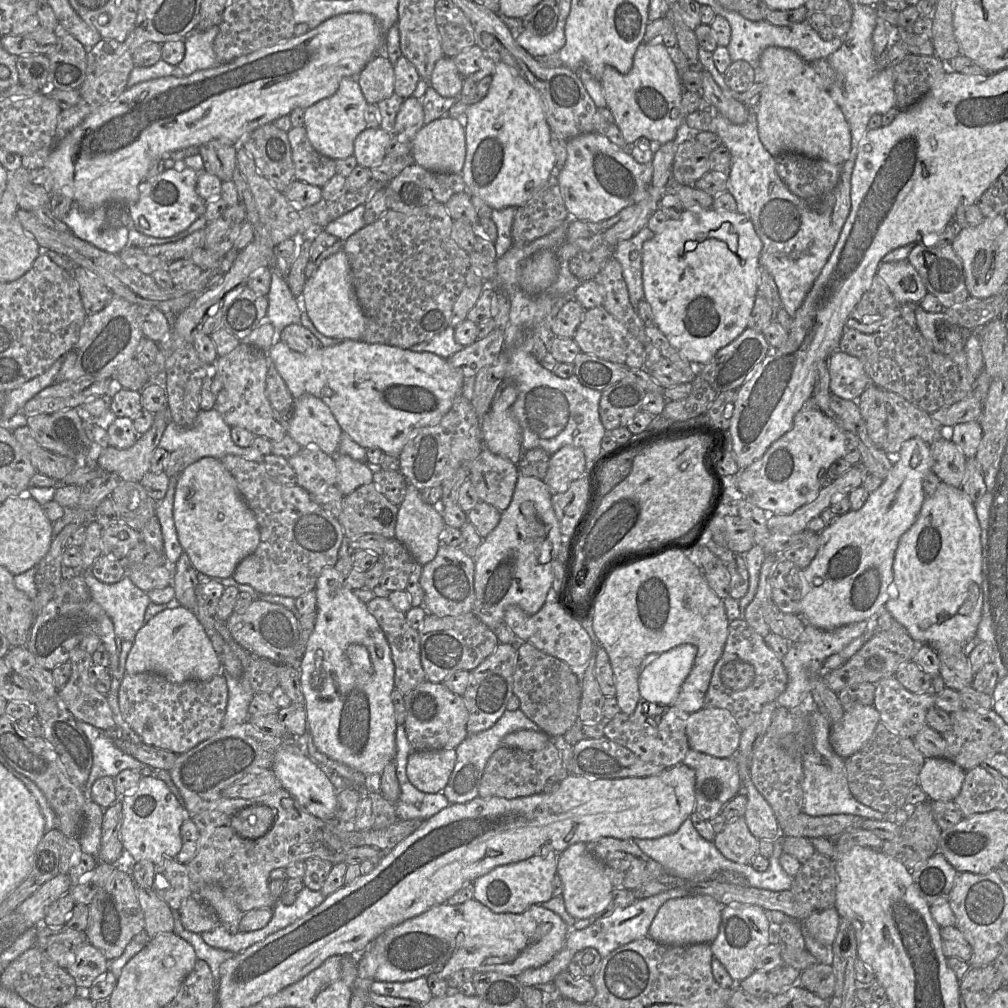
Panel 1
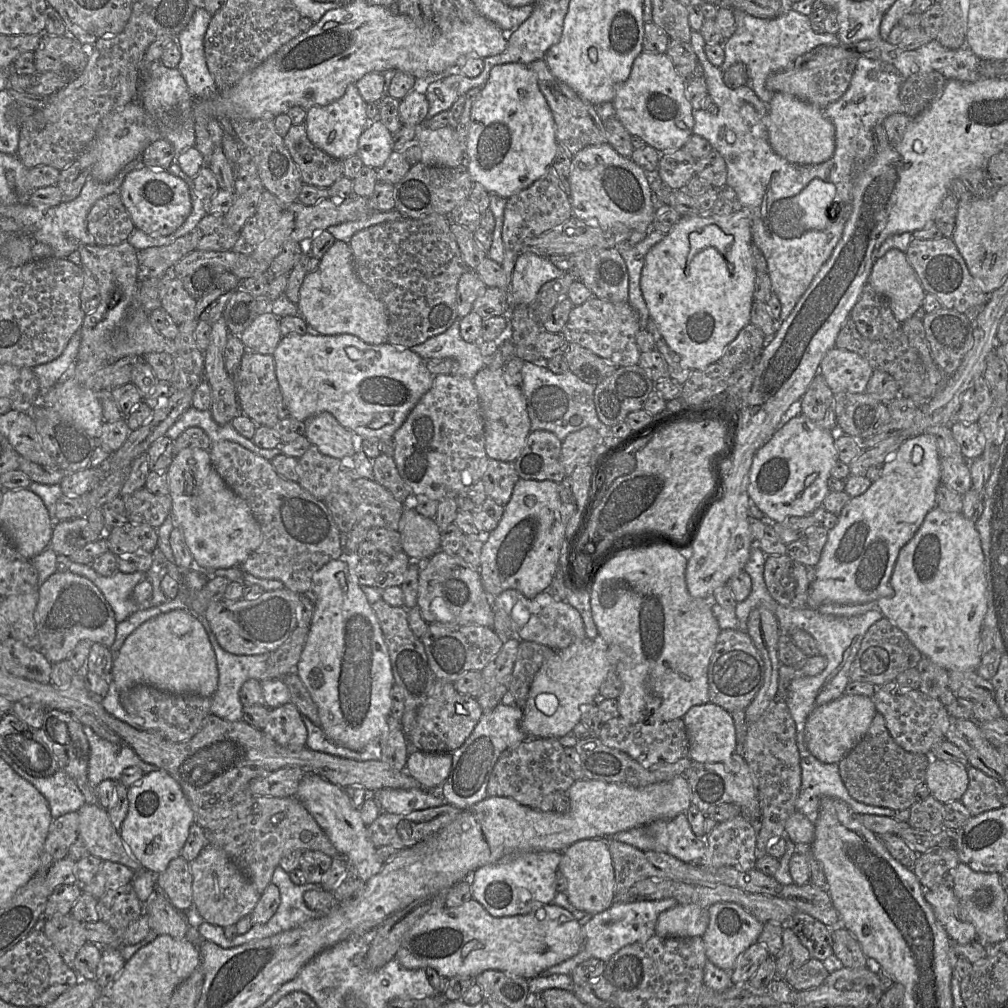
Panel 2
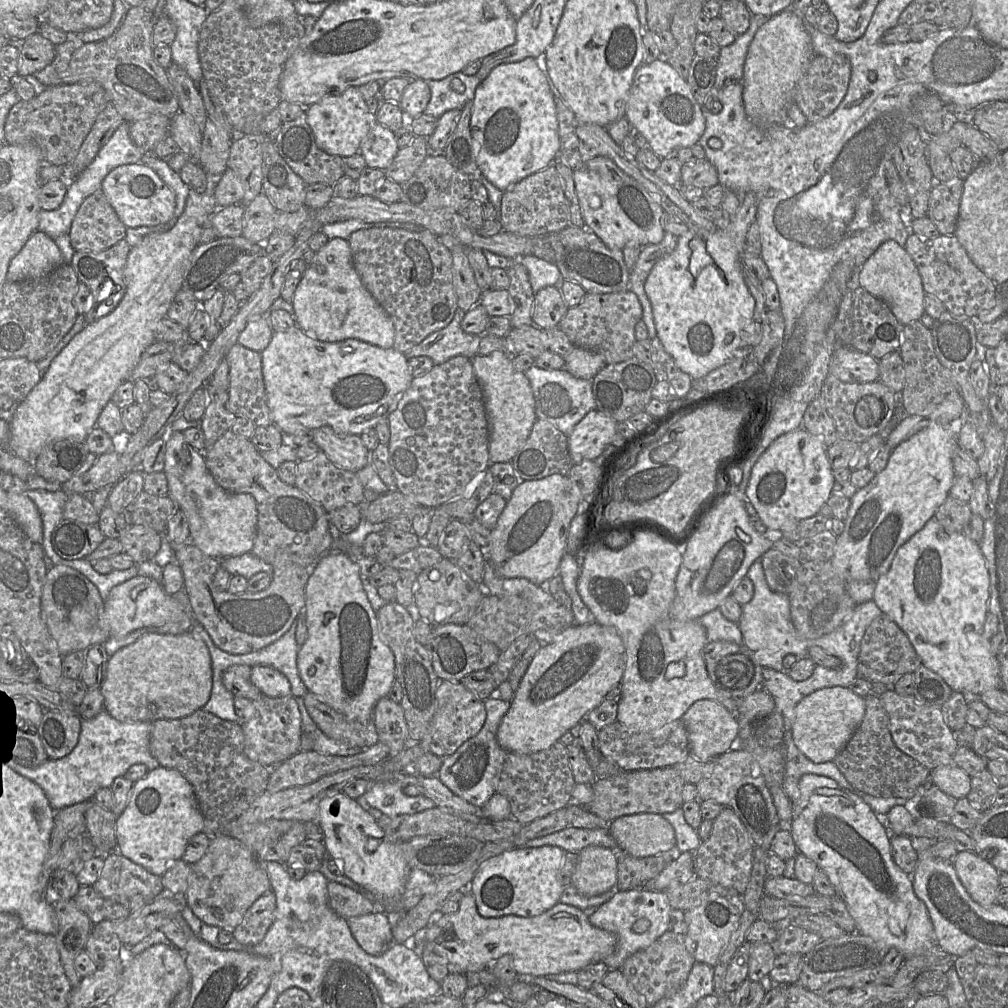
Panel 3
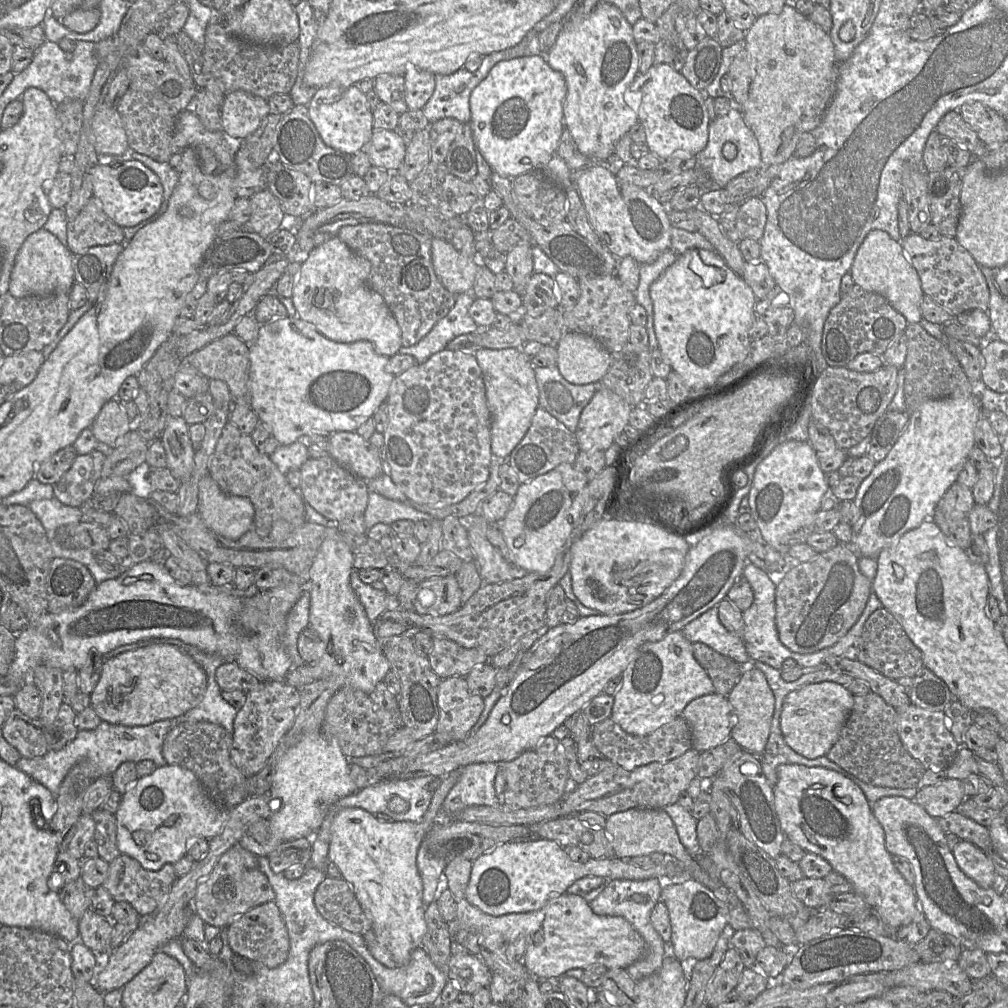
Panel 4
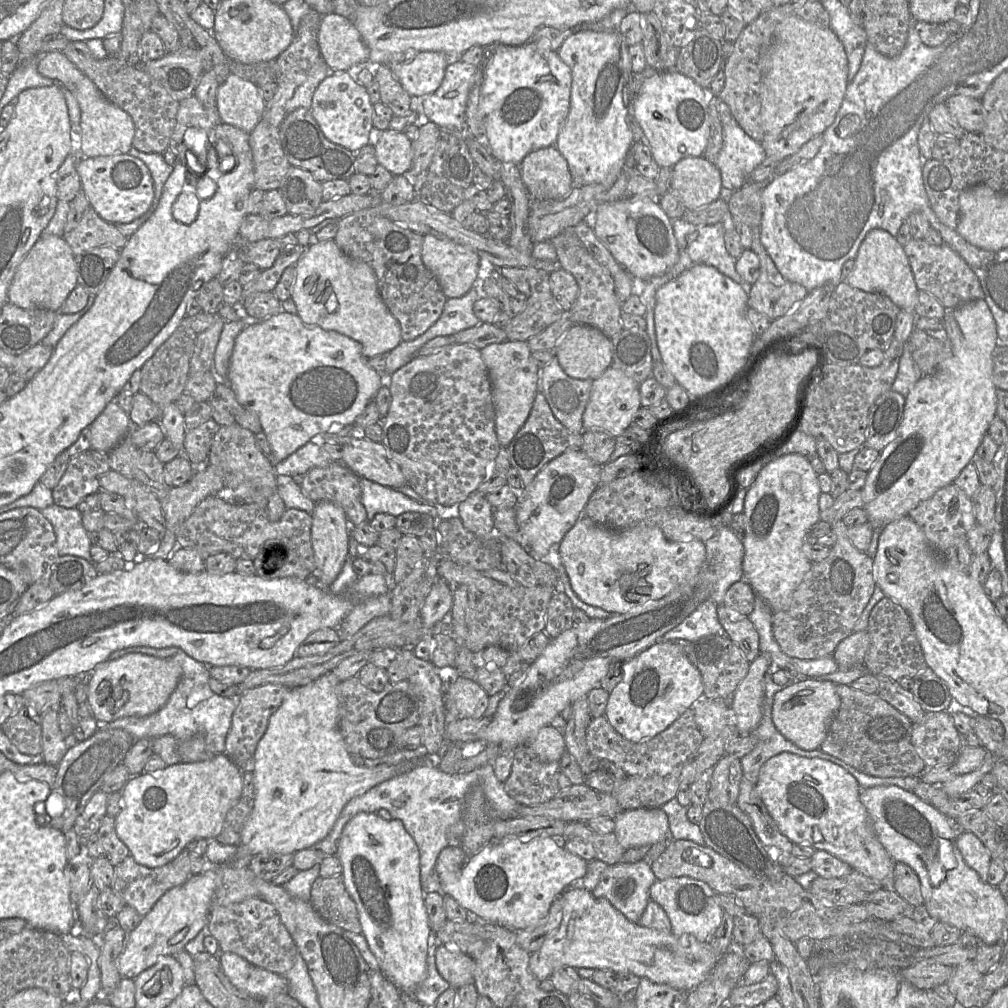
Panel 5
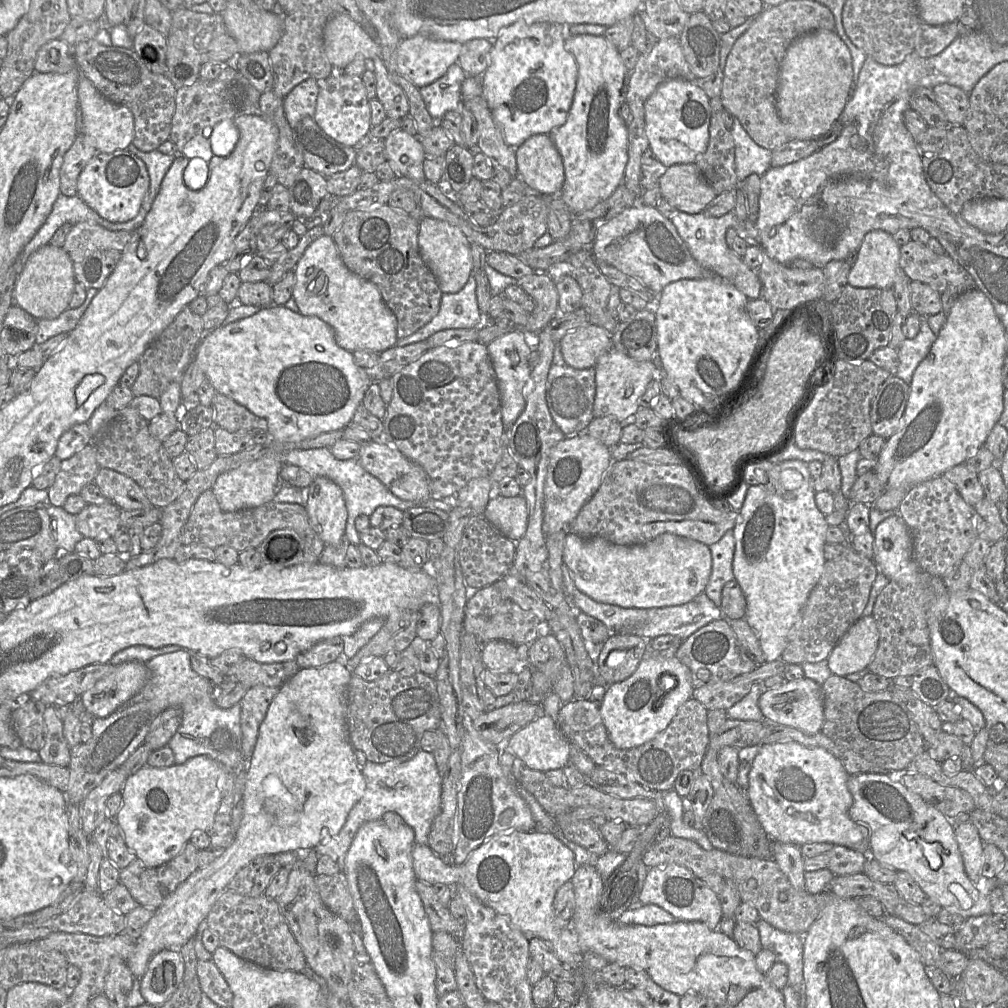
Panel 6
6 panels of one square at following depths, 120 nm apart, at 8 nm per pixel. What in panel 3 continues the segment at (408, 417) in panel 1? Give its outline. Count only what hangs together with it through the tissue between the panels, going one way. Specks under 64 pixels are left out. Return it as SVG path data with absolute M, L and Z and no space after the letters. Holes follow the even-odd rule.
M297 325L285 331L274 331L261 357L267 404L273 424L287 436L324 425L337 433L360 436L366 430L375 428L379 422L388 420L413 380L408 358L394 347L384 349L354 338L339 342L320 341Z

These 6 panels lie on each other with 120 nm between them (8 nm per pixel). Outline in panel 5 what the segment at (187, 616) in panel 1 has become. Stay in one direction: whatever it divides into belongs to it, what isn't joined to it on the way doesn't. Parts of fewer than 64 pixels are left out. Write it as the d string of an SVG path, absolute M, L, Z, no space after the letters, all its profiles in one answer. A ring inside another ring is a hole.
M129 653L116 660L107 660L94 669L88 676L87 700L100 725L126 716L149 716L167 703L181 675L182 669L172 657Z

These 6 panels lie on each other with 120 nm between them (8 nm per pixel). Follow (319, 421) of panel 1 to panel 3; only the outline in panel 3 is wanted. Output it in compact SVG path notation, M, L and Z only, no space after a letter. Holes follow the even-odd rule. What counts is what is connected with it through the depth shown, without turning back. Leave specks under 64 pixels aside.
M324 425L312 430L312 441L343 470L356 473L371 462L371 452L359 435L337 433Z

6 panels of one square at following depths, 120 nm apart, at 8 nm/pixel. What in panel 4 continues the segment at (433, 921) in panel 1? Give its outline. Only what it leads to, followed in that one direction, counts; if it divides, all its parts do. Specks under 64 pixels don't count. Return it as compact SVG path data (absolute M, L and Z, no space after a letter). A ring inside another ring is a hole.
M455 858L448 862L444 874L448 888L458 904L455 919L448 922L451 941L460 931L490 935L497 933L506 943L520 936L527 939L528 946L524 966L539 978L558 978L568 970L583 969L592 965L603 965L610 969L626 969L643 955L645 943L636 929L623 917L595 914L589 903L579 895L564 893L550 900L543 908L525 913L492 916L471 905L466 899L473 861Z

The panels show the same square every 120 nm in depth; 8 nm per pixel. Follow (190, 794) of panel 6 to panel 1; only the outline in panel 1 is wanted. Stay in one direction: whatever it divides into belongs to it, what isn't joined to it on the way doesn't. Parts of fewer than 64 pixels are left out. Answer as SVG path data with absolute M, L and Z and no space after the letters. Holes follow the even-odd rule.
M142 776L136 788L120 800L123 813L121 842L125 864L130 866L139 861L150 861L157 865L162 860L175 859L182 847L180 828L184 820L190 817L166 783L152 776Z

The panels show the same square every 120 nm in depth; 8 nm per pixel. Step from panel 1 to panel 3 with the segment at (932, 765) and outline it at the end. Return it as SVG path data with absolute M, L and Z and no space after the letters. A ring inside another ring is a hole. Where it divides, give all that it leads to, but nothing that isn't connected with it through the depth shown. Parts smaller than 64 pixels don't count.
M954 764L941 765L931 770L935 786L956 798L965 798L971 790L971 777Z

